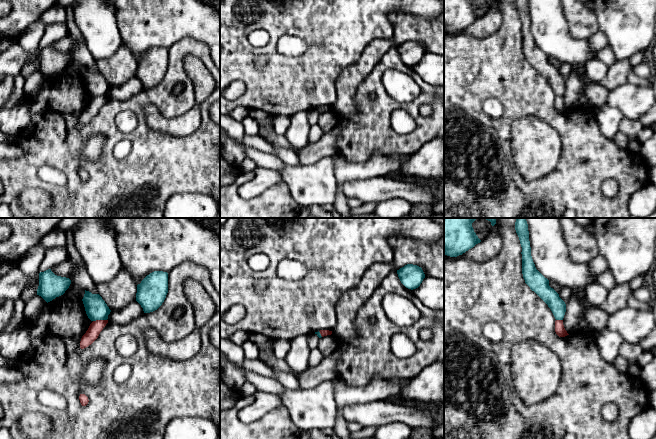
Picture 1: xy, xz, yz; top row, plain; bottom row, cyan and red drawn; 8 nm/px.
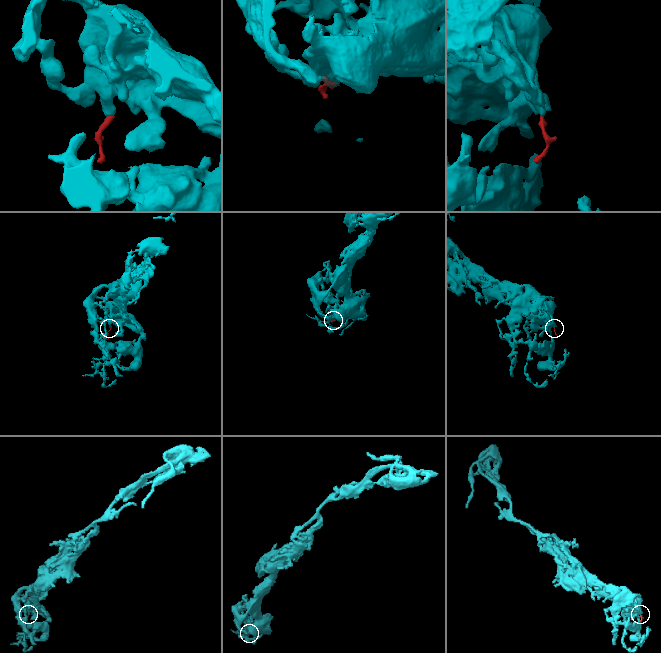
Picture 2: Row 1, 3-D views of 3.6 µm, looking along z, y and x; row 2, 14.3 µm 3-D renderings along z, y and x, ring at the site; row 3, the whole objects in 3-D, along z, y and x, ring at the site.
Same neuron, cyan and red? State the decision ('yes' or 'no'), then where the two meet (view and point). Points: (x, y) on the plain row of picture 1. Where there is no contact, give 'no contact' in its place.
no; meets cyan in xy at (99, 95)

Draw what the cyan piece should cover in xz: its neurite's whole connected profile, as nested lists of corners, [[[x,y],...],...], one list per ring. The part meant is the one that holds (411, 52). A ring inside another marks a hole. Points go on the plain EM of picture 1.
[[[407,40],[397,46],[401,59],[408,65],[416,65],[420,62],[425,50],[421,43],[413,40]]]

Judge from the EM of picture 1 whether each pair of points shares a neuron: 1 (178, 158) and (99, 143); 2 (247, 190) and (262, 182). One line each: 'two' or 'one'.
1: two
2: one

